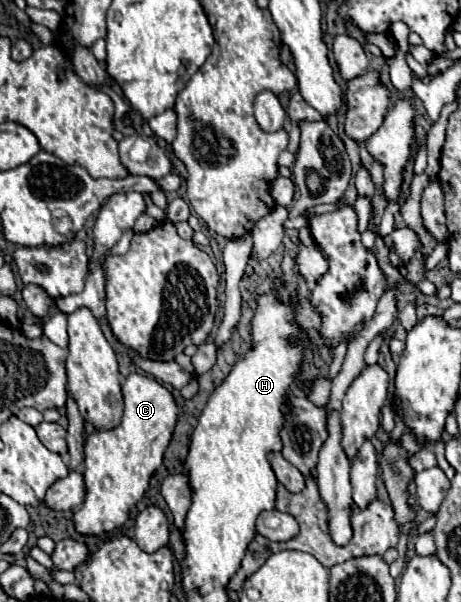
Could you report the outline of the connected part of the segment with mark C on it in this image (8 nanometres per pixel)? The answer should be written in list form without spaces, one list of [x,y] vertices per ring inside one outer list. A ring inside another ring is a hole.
[[[131,373],[123,383],[123,397],[125,397],[125,411],[123,419],[113,429],[95,429],[85,439],[85,485],[87,485],[87,497],[79,511],[75,511],[75,529],[83,535],[101,535],[105,531],[121,527],[127,517],[129,509],[145,495],[149,489],[151,475],[161,467],[163,453],[171,441],[171,433],[177,423],[177,403],[169,389],[165,389],[157,379],[151,375]]]

